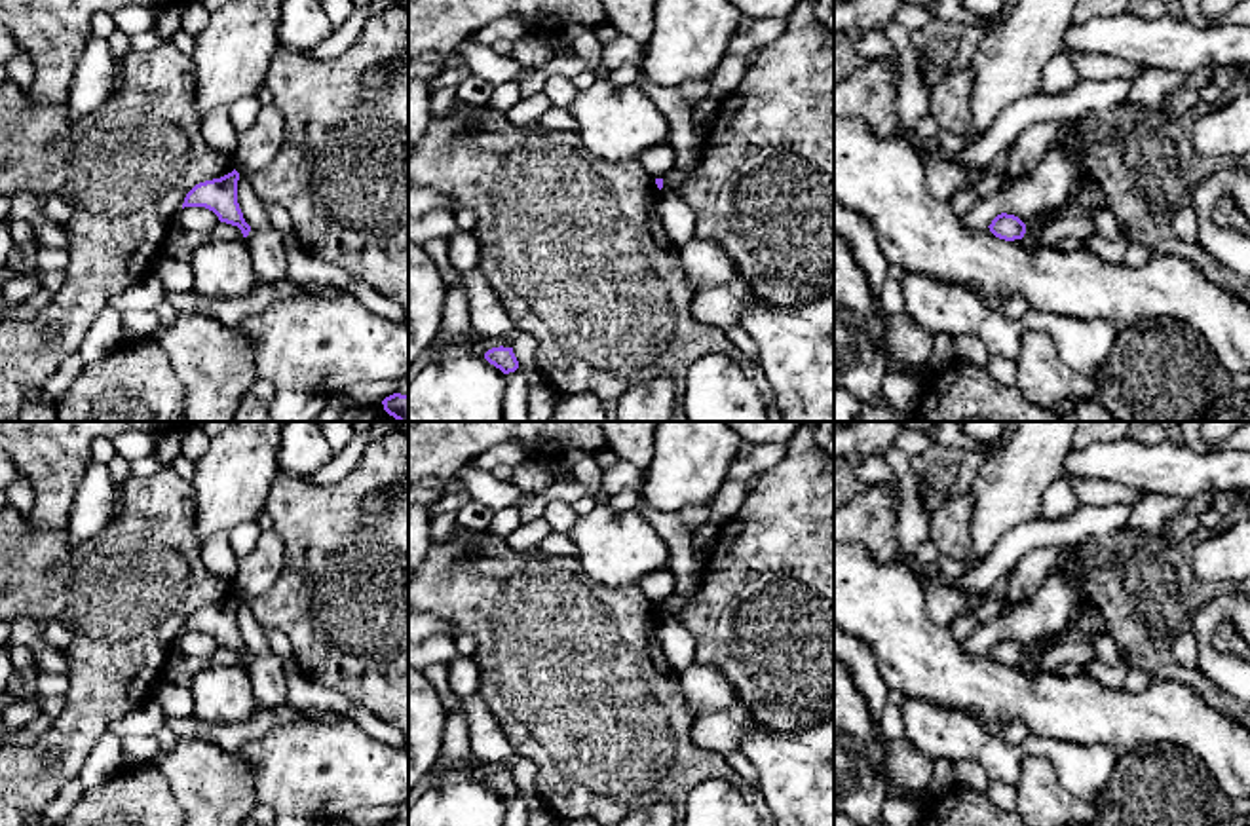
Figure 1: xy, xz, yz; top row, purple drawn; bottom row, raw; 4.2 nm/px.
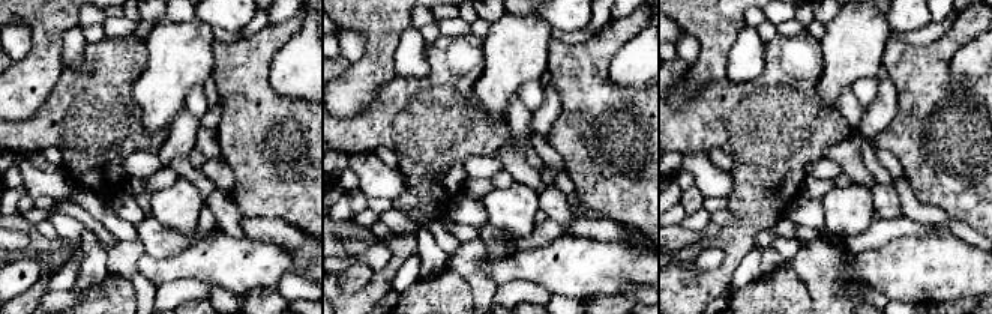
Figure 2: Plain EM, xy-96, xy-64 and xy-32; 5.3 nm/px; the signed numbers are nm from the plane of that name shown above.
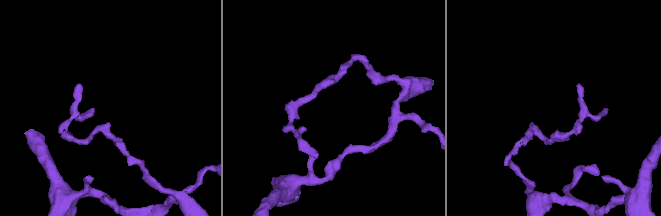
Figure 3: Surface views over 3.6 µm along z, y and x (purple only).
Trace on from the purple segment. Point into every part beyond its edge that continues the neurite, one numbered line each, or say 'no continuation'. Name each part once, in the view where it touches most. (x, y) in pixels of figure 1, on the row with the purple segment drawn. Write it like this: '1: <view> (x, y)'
no continuation

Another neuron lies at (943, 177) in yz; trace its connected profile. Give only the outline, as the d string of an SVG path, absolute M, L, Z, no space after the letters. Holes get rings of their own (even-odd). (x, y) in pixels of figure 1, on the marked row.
M933 152L919 158L925 171L925 184L938 199L950 199L959 190L976 184L982 177L982 169L963 167Z

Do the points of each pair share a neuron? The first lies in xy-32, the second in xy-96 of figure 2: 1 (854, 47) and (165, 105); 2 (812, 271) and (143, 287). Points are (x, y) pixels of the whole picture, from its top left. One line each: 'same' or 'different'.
1: same
2: same

